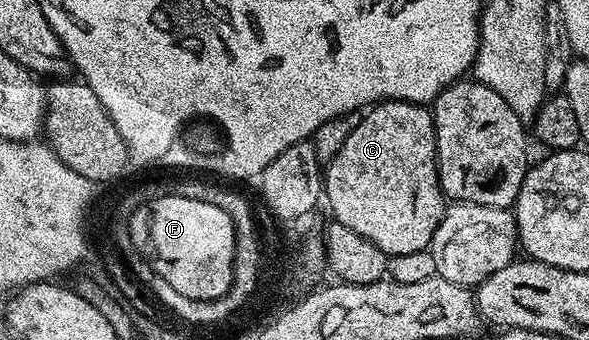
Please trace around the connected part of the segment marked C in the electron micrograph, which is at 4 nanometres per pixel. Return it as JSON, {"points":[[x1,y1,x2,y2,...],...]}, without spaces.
{"points":[[385,101,368,108,358,118,353,135,345,139,341,151,326,166,325,201,331,204,332,218,338,224,357,231,385,254,396,257,427,249,445,212,445,194,439,186,439,163,435,160,432,110,412,101]]}

